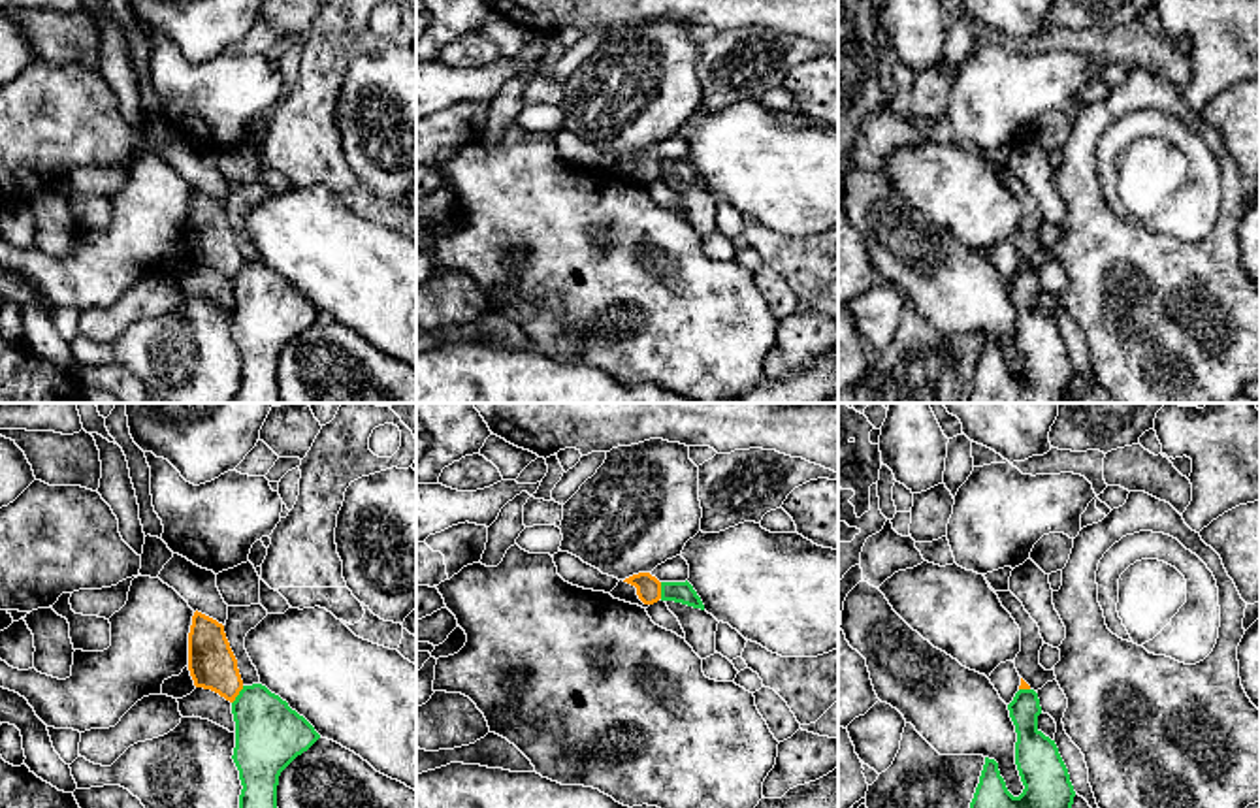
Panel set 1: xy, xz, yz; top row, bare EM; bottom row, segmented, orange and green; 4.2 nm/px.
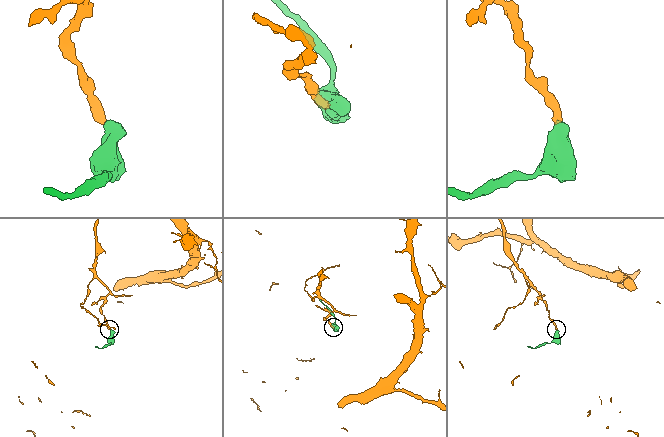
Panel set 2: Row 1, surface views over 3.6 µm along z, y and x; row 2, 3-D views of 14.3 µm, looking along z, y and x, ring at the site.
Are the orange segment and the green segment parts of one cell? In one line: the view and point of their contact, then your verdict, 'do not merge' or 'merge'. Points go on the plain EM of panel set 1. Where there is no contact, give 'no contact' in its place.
contact xy (238, 272); do not merge

